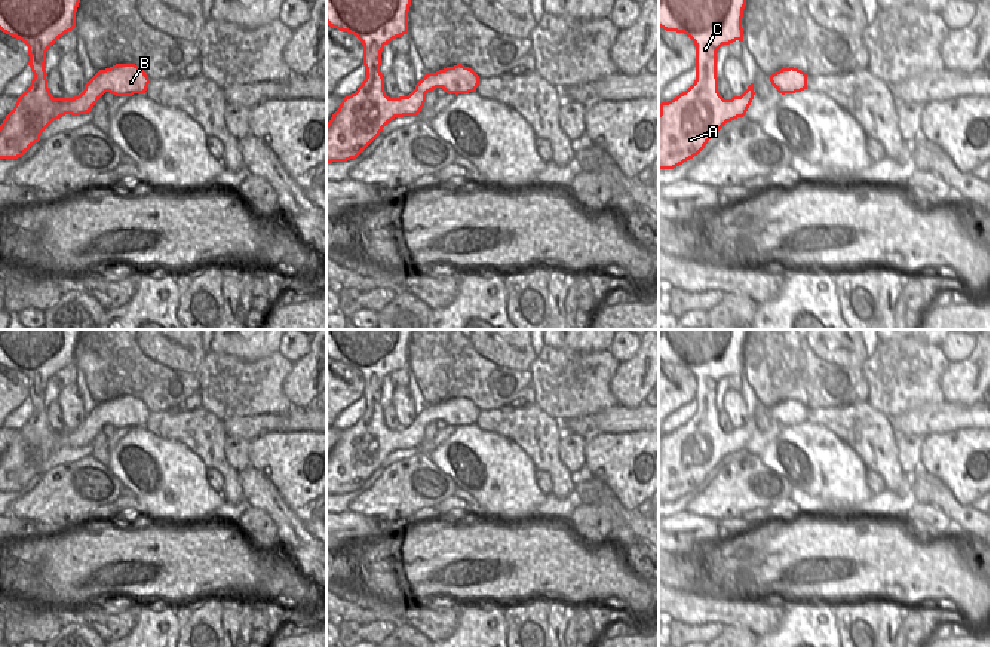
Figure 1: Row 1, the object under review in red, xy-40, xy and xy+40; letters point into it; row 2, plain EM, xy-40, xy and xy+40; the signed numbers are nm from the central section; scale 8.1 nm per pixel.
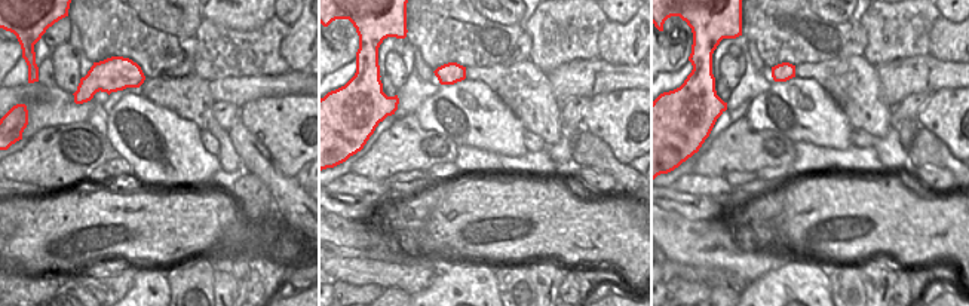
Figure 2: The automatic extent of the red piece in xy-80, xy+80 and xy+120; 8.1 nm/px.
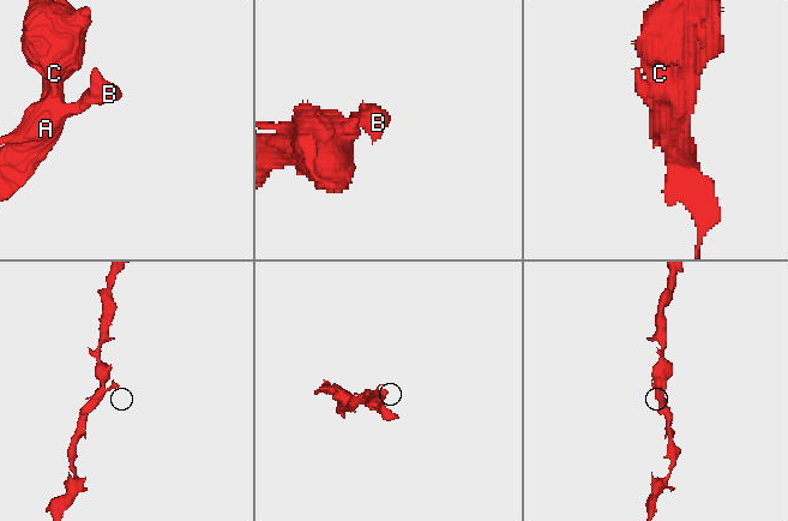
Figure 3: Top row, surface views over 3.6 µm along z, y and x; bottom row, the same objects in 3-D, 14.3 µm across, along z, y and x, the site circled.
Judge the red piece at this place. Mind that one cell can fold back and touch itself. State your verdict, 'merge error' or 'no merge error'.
no merge error

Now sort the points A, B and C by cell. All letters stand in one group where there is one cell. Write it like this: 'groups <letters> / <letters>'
groups A B C

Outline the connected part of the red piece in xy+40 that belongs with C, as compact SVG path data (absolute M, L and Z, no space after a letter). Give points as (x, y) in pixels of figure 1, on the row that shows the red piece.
M659 0L659 27L687 34L696 45L696 80L676 98L662 102L659 113L659 169L674 169L697 156L727 122L743 117L754 99L754 83L740 96L724 99L718 92L717 52L722 45L743 42L742 18L746 0Z

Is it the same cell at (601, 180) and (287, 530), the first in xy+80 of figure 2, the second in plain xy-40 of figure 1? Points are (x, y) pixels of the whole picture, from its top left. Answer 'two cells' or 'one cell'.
two cells

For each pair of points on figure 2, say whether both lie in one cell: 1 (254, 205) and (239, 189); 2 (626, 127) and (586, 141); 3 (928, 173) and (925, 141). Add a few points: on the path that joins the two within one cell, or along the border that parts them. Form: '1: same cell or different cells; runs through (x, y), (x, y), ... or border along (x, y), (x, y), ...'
1: same cell; runs through (251, 201), (244, 193)
2: different cells; border along (582, 128), (597, 135), (621, 164)
3: different cells; border along (913, 171), (935, 165), (953, 176)

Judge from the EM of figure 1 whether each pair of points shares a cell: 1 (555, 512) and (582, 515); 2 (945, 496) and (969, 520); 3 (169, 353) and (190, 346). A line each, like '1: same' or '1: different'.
1: different
2: same
3: same

